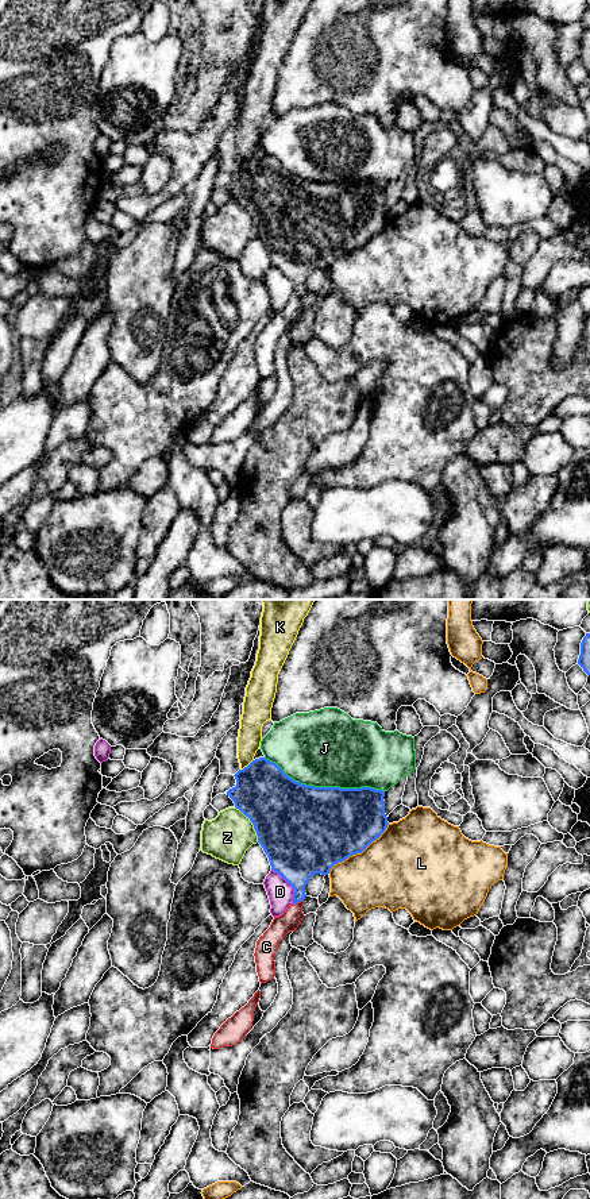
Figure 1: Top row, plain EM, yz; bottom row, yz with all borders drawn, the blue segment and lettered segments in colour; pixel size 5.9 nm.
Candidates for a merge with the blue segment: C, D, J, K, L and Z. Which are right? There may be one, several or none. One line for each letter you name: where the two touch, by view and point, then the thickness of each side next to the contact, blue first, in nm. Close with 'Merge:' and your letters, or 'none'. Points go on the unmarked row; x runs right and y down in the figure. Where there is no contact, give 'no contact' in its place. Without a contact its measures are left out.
C: yz (297, 297) | 260/120 nm
Merge: C

